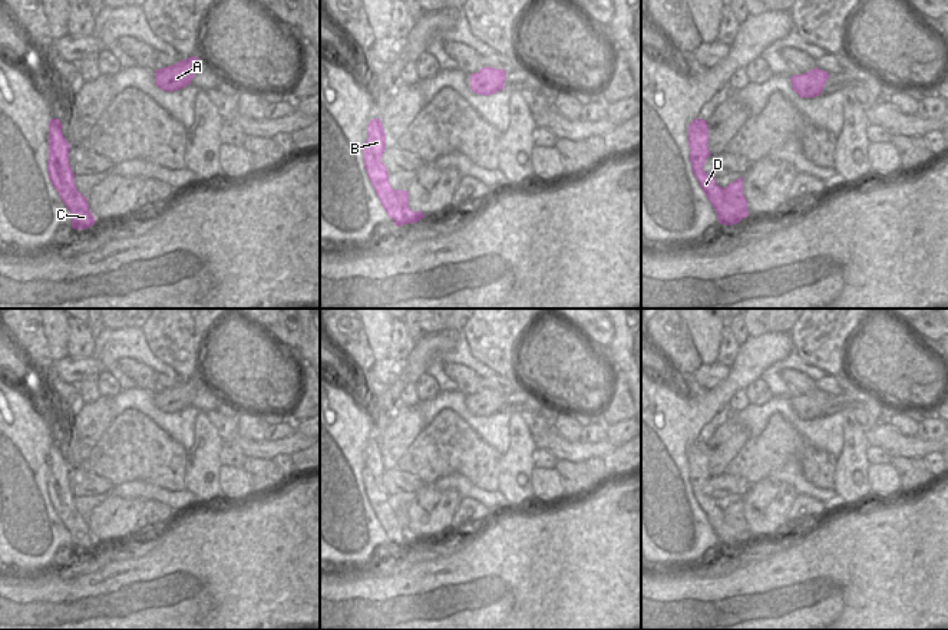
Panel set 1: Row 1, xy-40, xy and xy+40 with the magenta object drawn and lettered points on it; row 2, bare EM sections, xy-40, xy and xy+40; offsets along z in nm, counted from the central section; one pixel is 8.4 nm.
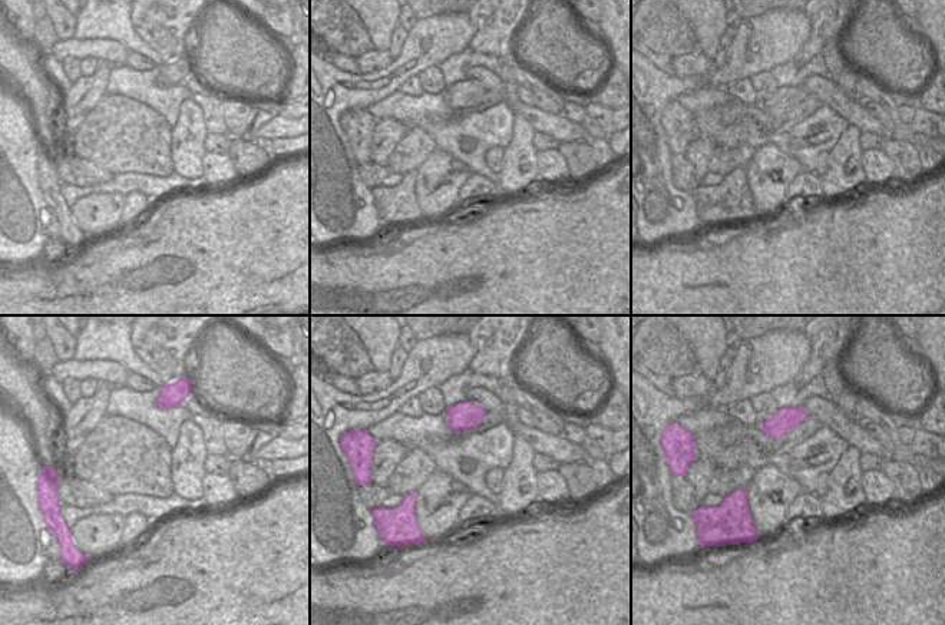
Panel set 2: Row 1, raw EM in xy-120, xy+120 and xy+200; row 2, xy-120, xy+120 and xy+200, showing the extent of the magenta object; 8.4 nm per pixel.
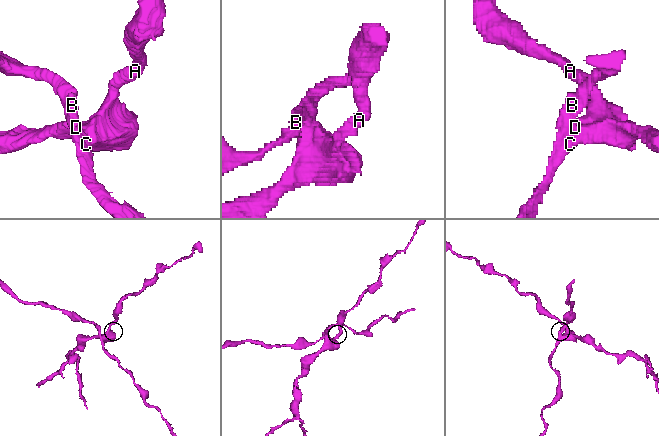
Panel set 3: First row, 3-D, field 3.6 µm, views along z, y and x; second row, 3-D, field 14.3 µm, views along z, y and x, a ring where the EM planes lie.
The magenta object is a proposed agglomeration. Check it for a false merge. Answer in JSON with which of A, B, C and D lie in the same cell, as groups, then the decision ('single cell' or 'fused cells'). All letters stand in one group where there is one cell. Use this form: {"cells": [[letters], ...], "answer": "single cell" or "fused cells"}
{"cells": [["A"], ["B", "C", "D"]], "answer": "fused cells"}

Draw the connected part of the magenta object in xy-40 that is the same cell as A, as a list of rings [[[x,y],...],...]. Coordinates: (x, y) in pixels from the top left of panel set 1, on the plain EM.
[[[191,377],[172,387],[156,390],[155,406],[165,413],[179,412],[191,406],[196,395],[198,383],[199,380],[196,377]]]

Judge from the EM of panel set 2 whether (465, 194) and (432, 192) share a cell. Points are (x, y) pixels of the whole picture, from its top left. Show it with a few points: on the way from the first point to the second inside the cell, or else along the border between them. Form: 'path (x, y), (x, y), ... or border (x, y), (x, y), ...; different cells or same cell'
border (472, 174), (458, 195), (461, 204); different cells

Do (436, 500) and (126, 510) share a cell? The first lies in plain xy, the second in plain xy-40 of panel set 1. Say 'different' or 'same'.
same

